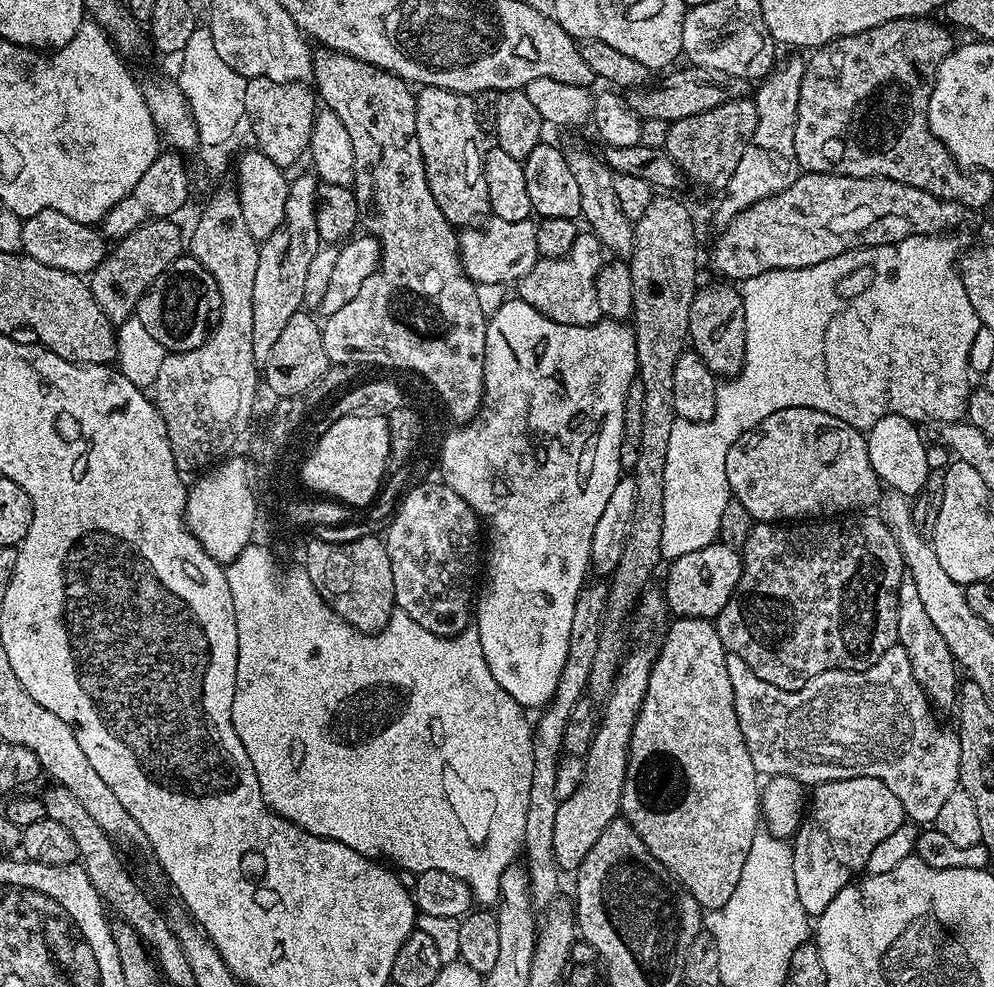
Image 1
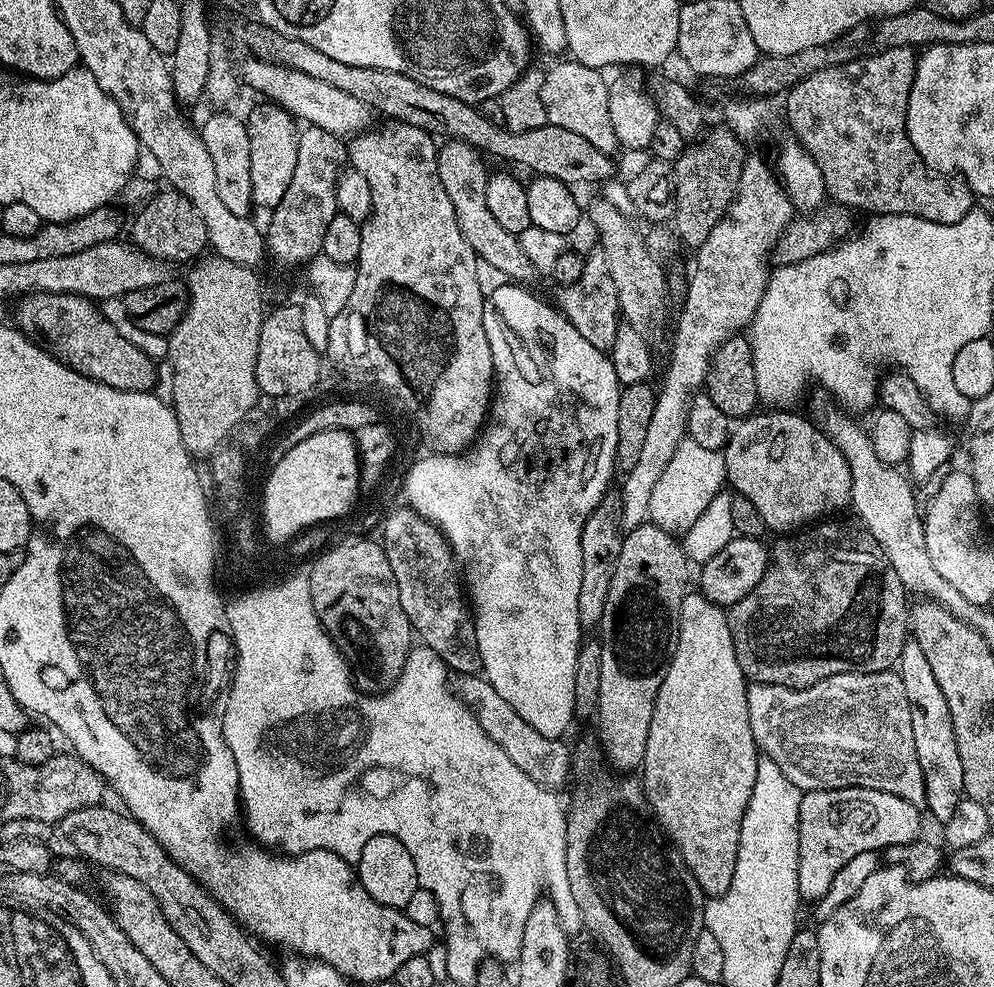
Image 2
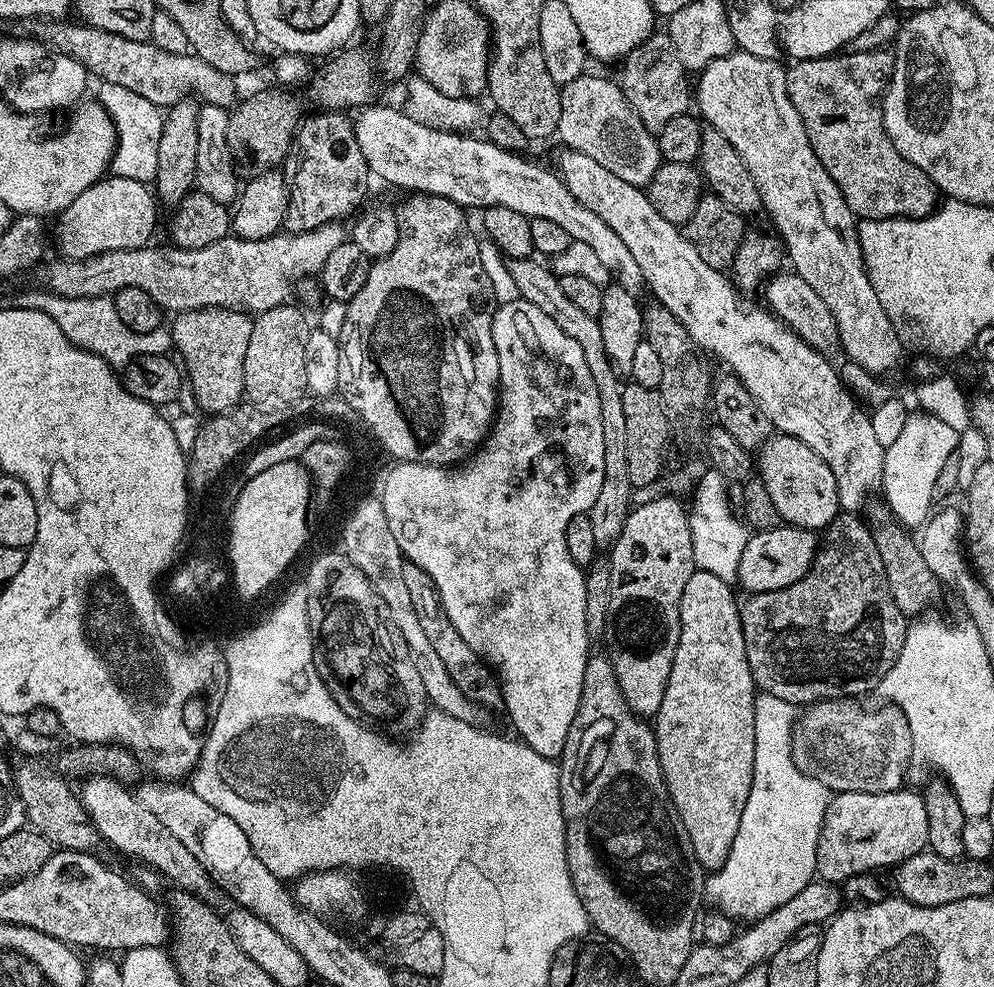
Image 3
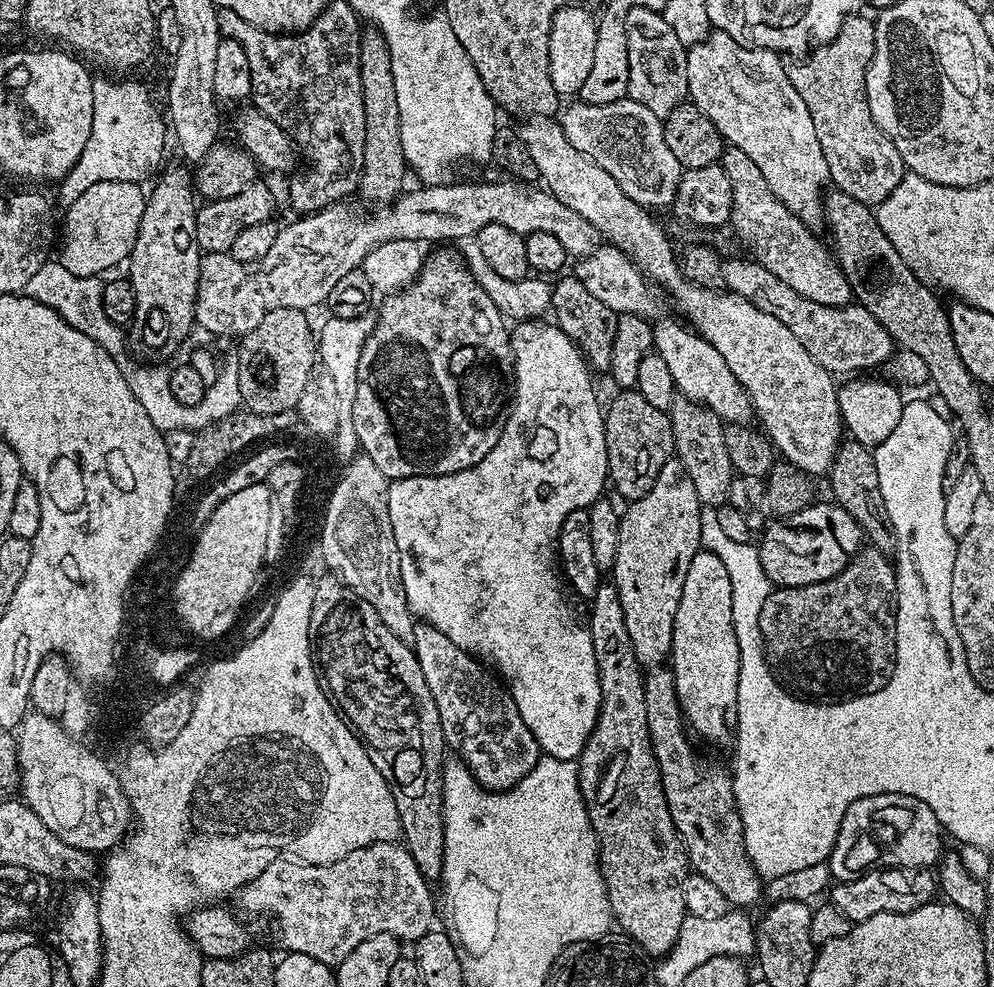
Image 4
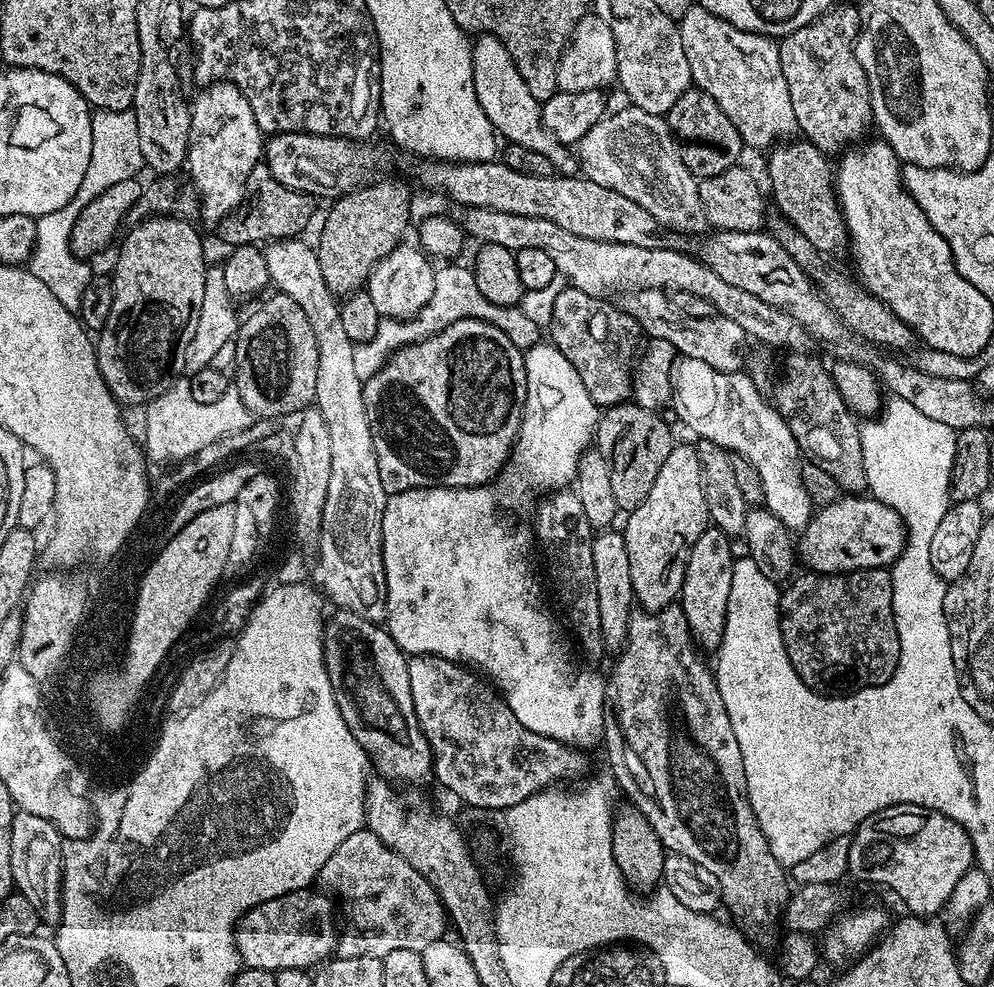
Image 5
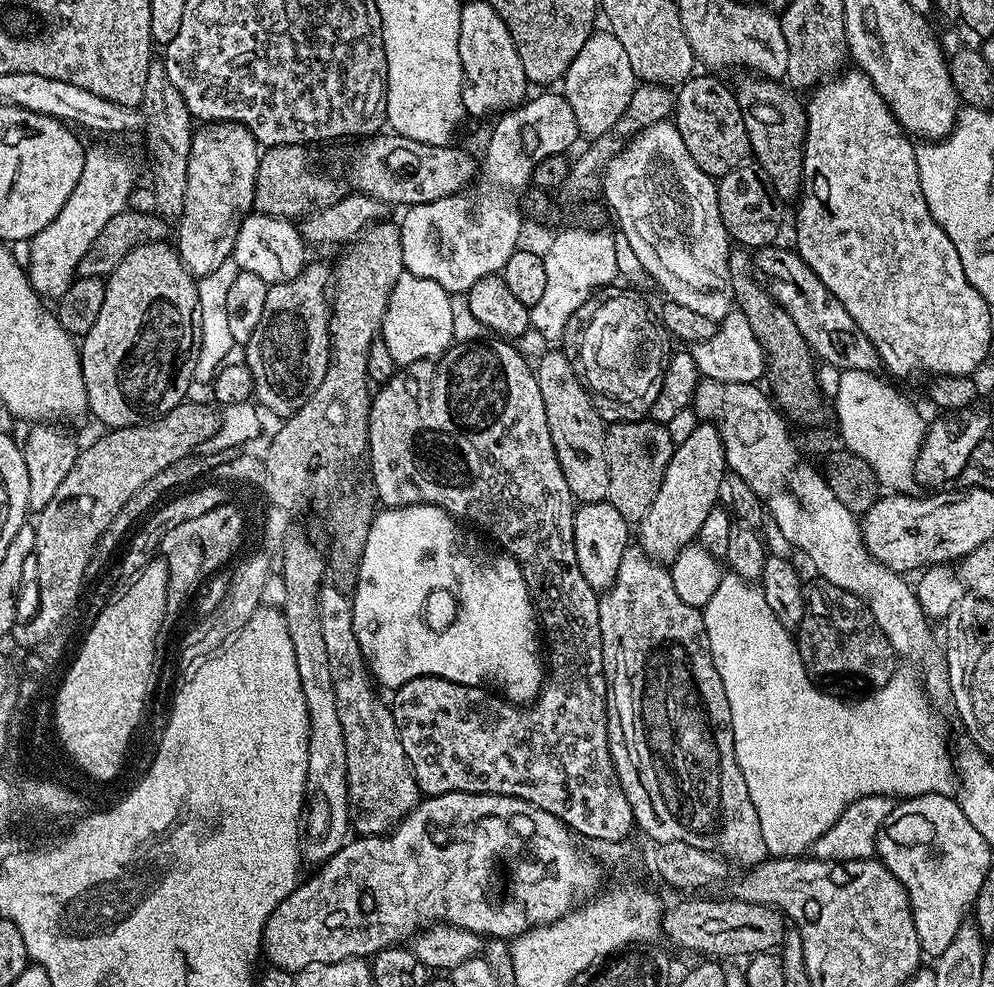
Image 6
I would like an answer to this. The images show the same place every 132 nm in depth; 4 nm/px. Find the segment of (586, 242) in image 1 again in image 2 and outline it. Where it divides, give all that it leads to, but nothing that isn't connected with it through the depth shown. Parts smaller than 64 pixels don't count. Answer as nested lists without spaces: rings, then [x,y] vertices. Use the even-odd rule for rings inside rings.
[[[599,246],[593,247],[593,252],[584,256],[582,278],[578,278],[573,284],[563,285],[559,291],[555,303],[574,326],[574,330],[578,330],[578,334],[582,334],[582,338],[590,342],[590,346],[598,346],[598,350],[611,353],[614,338],[618,338],[618,326],[622,317],[618,290],[614,290],[610,266],[606,266],[606,254]]]

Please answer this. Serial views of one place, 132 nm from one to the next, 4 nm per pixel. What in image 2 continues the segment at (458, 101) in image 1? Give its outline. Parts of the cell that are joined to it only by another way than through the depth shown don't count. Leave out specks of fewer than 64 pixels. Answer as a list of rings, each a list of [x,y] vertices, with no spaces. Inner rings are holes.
[[[449,139],[439,145],[436,161],[438,162],[438,178],[442,178],[442,186],[446,186],[446,194],[450,202],[454,205],[454,214],[458,218],[458,230],[462,230],[462,238],[470,242],[470,246],[476,251],[477,257],[484,260],[496,272],[501,272],[501,277],[507,278],[512,282],[528,282],[524,280],[537,279],[538,273],[526,258],[522,250],[517,233],[502,230],[502,226],[495,220],[494,214],[490,214],[490,206],[486,206],[486,182],[488,181],[489,171],[484,170],[485,157],[474,146],[467,144],[465,140]]]

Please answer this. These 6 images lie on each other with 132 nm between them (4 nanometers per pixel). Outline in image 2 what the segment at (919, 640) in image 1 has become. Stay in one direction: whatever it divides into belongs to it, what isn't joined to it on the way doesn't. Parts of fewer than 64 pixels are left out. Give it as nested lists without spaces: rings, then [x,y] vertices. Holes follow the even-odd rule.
[[[909,638],[904,641],[898,671],[902,686],[906,686],[906,702],[910,702],[910,723],[914,729],[914,750],[918,750],[918,766],[922,766],[926,782],[926,812],[928,808],[937,822],[943,822],[954,814],[954,806],[965,799],[962,758],[958,758],[950,706],[946,706],[946,694],[942,694],[942,686],[938,686],[934,670],[930,670],[930,662],[926,662],[926,654],[922,654],[922,646],[918,646],[916,640]]]

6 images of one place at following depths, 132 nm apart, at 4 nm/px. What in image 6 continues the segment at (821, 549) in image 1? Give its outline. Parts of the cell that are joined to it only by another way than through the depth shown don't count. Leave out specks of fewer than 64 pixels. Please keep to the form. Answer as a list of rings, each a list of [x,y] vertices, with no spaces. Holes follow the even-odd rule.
[[[817,583],[817,588],[808,588],[806,603],[804,605],[804,617],[798,629],[798,647],[802,662],[808,667],[813,677],[836,676],[839,672],[845,672],[848,676],[861,676],[869,680],[872,686],[879,686],[890,682],[892,676],[897,675],[898,657],[896,651],[890,646],[886,634],[874,620],[874,614],[852,592],[834,586],[833,584]]]

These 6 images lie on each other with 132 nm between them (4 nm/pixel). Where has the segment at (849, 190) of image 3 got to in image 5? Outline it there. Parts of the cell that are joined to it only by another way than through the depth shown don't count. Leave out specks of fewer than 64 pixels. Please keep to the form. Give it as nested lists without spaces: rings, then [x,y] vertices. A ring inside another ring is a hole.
[[[839,4],[829,8],[817,20],[802,26],[802,30],[794,30],[779,41],[782,78],[786,78],[786,90],[790,90],[790,106],[794,106],[799,135],[825,154],[840,154],[849,146],[859,145],[869,135],[868,127],[871,129],[874,124],[868,75],[856,57],[856,39],[860,33],[862,12],[857,5],[855,8],[852,4]]]

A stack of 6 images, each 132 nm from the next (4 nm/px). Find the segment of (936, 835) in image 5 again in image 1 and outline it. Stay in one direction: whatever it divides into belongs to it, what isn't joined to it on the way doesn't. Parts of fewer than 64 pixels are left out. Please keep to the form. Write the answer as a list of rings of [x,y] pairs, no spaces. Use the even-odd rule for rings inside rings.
[[[846,778],[817,784],[811,789],[810,803],[807,805],[800,829],[791,841],[792,865],[794,866],[794,887],[798,890],[798,902],[809,917],[818,918],[830,906],[830,902],[847,884],[853,883],[852,872],[865,871],[870,853],[878,842],[883,842],[898,826],[906,823],[904,807],[894,793],[878,778]]]

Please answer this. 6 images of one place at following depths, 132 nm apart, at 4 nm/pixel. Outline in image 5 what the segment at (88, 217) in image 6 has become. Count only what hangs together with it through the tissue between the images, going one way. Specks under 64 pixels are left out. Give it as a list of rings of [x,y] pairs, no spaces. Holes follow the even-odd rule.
[[[130,110],[93,111],[92,114],[92,149],[90,150],[90,166],[86,166],[86,178],[82,178],[82,186],[78,186],[78,194],[62,206],[62,210],[54,210],[50,214],[36,220],[36,241],[30,257],[30,271],[46,285],[46,290],[62,302],[71,312],[79,313],[82,302],[82,290],[92,280],[94,269],[90,263],[77,256],[72,249],[71,230],[80,212],[88,203],[98,198],[104,190],[117,185],[124,179],[139,177],[140,168],[145,167],[142,158],[142,146],[138,142],[138,122],[136,115]]]

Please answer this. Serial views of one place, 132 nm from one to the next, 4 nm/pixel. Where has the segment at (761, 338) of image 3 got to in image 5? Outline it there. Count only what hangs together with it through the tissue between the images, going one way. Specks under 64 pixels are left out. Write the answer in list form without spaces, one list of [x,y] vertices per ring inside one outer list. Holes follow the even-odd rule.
[[[480,34],[472,44],[472,65],[474,66],[474,86],[478,94],[478,102],[482,110],[486,110],[486,118],[490,118],[492,127],[501,137],[505,136],[508,144],[526,146],[526,150],[535,150],[545,158],[550,158],[553,169],[560,174],[572,174],[577,171],[578,160],[570,153],[569,145],[558,138],[543,124],[541,101],[530,94],[526,82],[522,82],[522,74],[518,74],[518,66],[510,58],[510,50],[496,36]]]

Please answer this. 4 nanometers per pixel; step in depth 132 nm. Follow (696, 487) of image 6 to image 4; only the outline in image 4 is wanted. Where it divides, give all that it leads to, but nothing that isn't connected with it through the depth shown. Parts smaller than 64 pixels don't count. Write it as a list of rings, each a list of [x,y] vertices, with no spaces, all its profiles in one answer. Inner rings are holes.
[[[670,459],[662,470],[654,486],[642,498],[631,501],[623,509],[618,534],[618,554],[610,573],[611,583],[618,590],[622,602],[622,614],[626,617],[626,630],[630,633],[630,642],[634,642],[634,654],[641,666],[660,666],[672,655],[674,638],[674,614],[678,614],[678,598],[682,598],[682,582],[686,582],[686,570],[694,554],[701,551],[700,514],[702,505],[686,466],[678,459]]]

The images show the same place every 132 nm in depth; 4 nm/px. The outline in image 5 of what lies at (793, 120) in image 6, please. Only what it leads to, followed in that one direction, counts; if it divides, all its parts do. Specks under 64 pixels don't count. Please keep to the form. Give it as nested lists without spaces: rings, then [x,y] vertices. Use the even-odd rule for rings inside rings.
[[[792,138],[789,139],[787,142],[780,142],[775,145],[767,153],[768,156],[768,176],[772,179],[772,192],[770,188],[770,200],[776,203],[776,206],[779,210],[777,210],[785,220],[791,224],[797,232],[807,238],[812,247],[816,248],[817,251],[821,254],[829,254],[828,252],[840,252],[849,247],[850,241],[848,238],[848,227],[846,226],[846,222],[844,221],[844,214],[840,210],[840,201],[836,199],[836,185],[834,183],[834,168],[833,165],[830,163],[828,165],[829,157],[818,150],[818,146],[814,146],[810,143],[810,141],[803,139],[803,138]]]

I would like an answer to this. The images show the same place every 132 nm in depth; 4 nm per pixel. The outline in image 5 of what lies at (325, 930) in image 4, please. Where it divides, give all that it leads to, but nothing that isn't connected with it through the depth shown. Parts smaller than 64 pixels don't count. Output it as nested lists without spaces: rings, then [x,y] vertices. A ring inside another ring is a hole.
[[[367,826],[350,834],[350,838],[330,854],[326,866],[322,866],[318,884],[339,901],[343,919],[344,916],[348,919],[336,942],[336,956],[382,958],[390,954],[390,950],[421,953],[430,942],[445,939],[444,927],[449,927],[450,919],[434,886]]]

